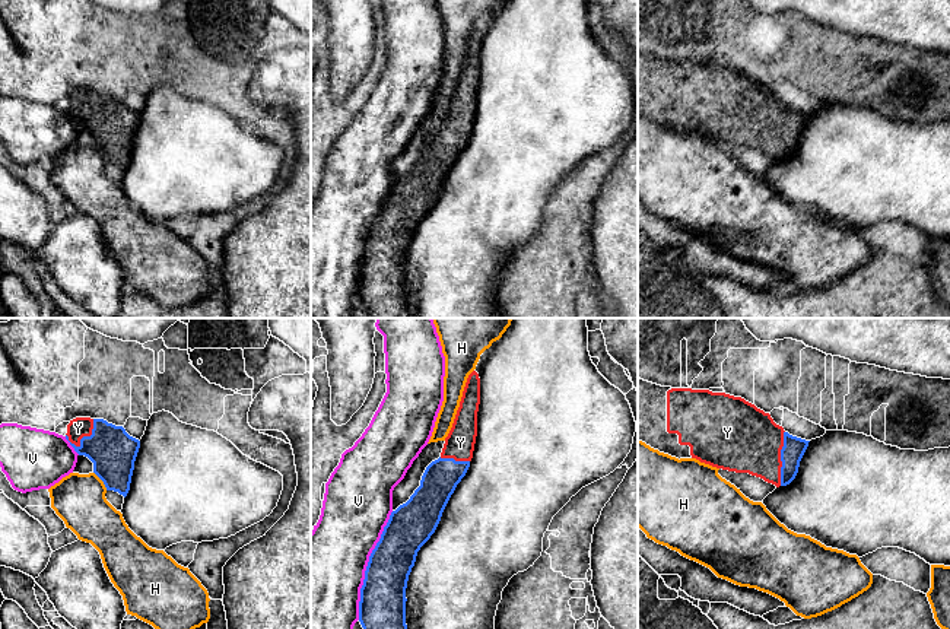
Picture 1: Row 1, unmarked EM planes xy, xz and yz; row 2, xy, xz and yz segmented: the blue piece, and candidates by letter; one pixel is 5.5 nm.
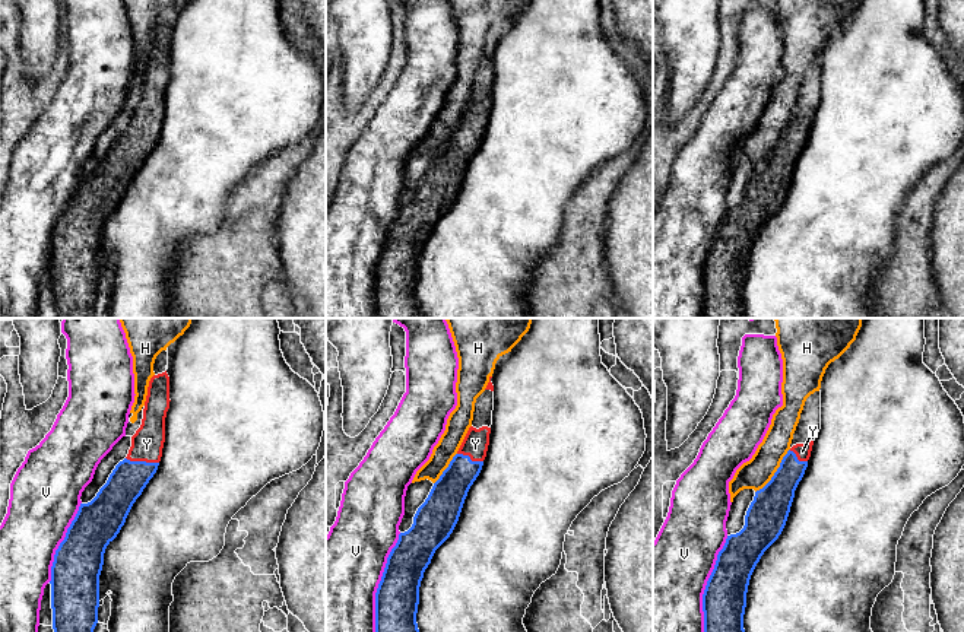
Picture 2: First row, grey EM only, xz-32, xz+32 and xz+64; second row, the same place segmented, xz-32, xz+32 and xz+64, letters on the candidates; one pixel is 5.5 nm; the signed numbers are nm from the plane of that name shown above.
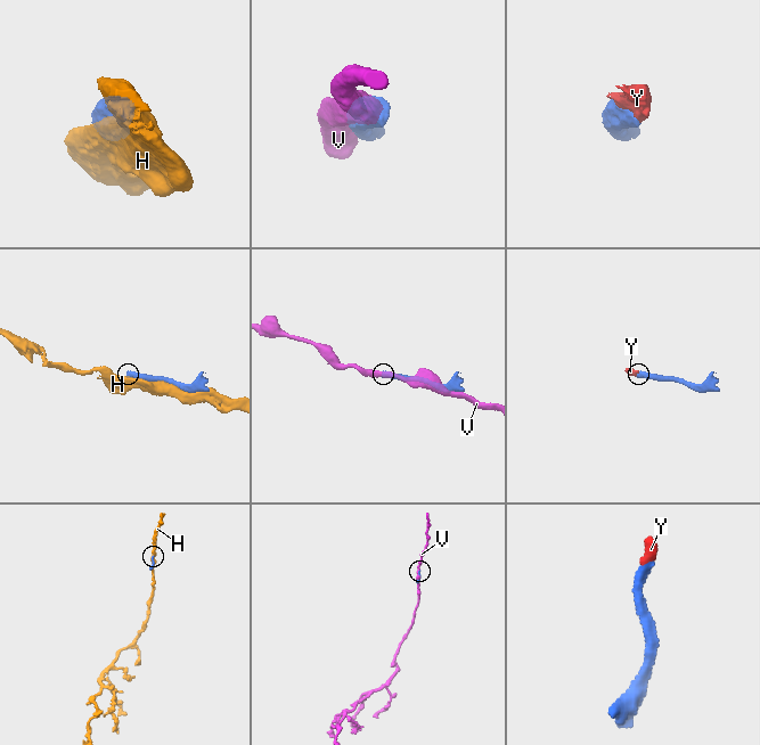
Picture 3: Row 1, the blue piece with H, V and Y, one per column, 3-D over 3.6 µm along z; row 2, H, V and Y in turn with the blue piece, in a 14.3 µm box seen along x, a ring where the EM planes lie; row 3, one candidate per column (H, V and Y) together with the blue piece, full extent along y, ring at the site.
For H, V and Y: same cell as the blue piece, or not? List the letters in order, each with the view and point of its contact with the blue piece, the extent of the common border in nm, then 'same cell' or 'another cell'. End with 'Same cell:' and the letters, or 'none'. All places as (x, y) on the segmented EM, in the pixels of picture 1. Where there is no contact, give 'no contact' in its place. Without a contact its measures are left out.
H: xy (101, 479) | 130 nm | another cell
V: xz (368, 565) | 650 nm | another cell
Y: yz (781, 458) | 300 nm | same cell
Same cell: Y

